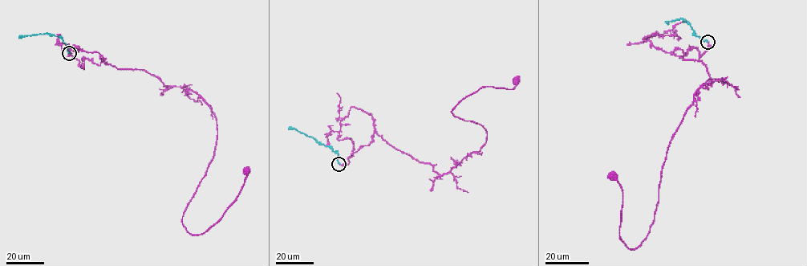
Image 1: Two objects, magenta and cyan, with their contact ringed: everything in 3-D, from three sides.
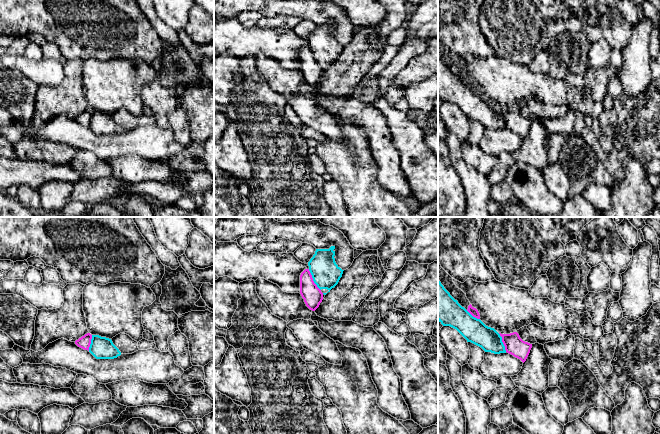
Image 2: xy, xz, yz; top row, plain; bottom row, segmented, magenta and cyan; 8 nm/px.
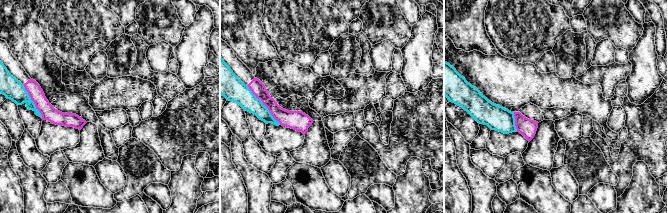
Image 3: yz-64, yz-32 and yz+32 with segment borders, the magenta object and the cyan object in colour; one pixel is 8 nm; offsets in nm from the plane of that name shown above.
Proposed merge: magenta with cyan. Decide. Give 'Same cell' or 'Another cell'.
Another cell

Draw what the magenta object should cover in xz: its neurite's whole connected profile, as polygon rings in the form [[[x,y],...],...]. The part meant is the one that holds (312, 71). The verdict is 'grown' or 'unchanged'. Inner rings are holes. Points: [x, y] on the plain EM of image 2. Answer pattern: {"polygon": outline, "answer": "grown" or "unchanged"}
{"polygon": [[[305,45],[300,51],[300,70],[312,87],[315,87],[323,76],[323,69],[314,59],[309,45]]], "answer": "unchanged"}

